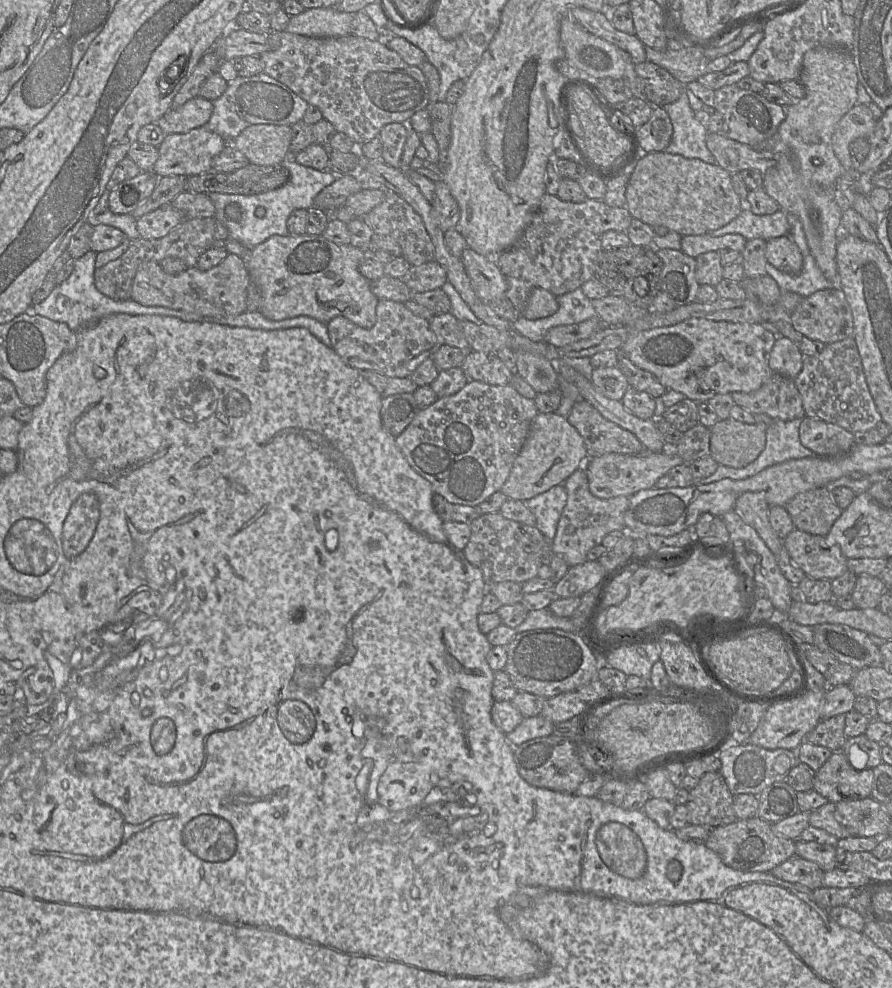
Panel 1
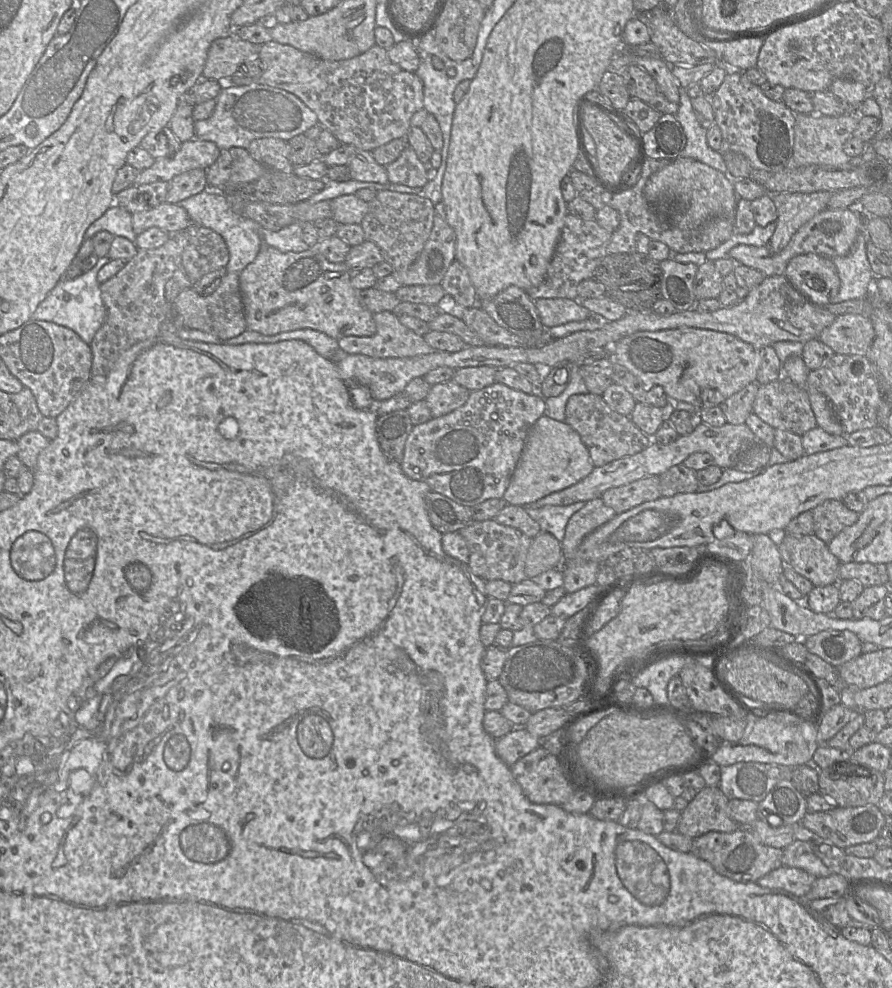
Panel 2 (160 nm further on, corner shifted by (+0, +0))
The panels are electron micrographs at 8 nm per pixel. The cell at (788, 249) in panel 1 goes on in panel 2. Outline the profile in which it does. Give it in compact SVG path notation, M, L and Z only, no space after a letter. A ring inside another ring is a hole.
M814 253L792 258L786 266L784 276L817 306L829 304L830 298L840 289L840 279L833 262Z

